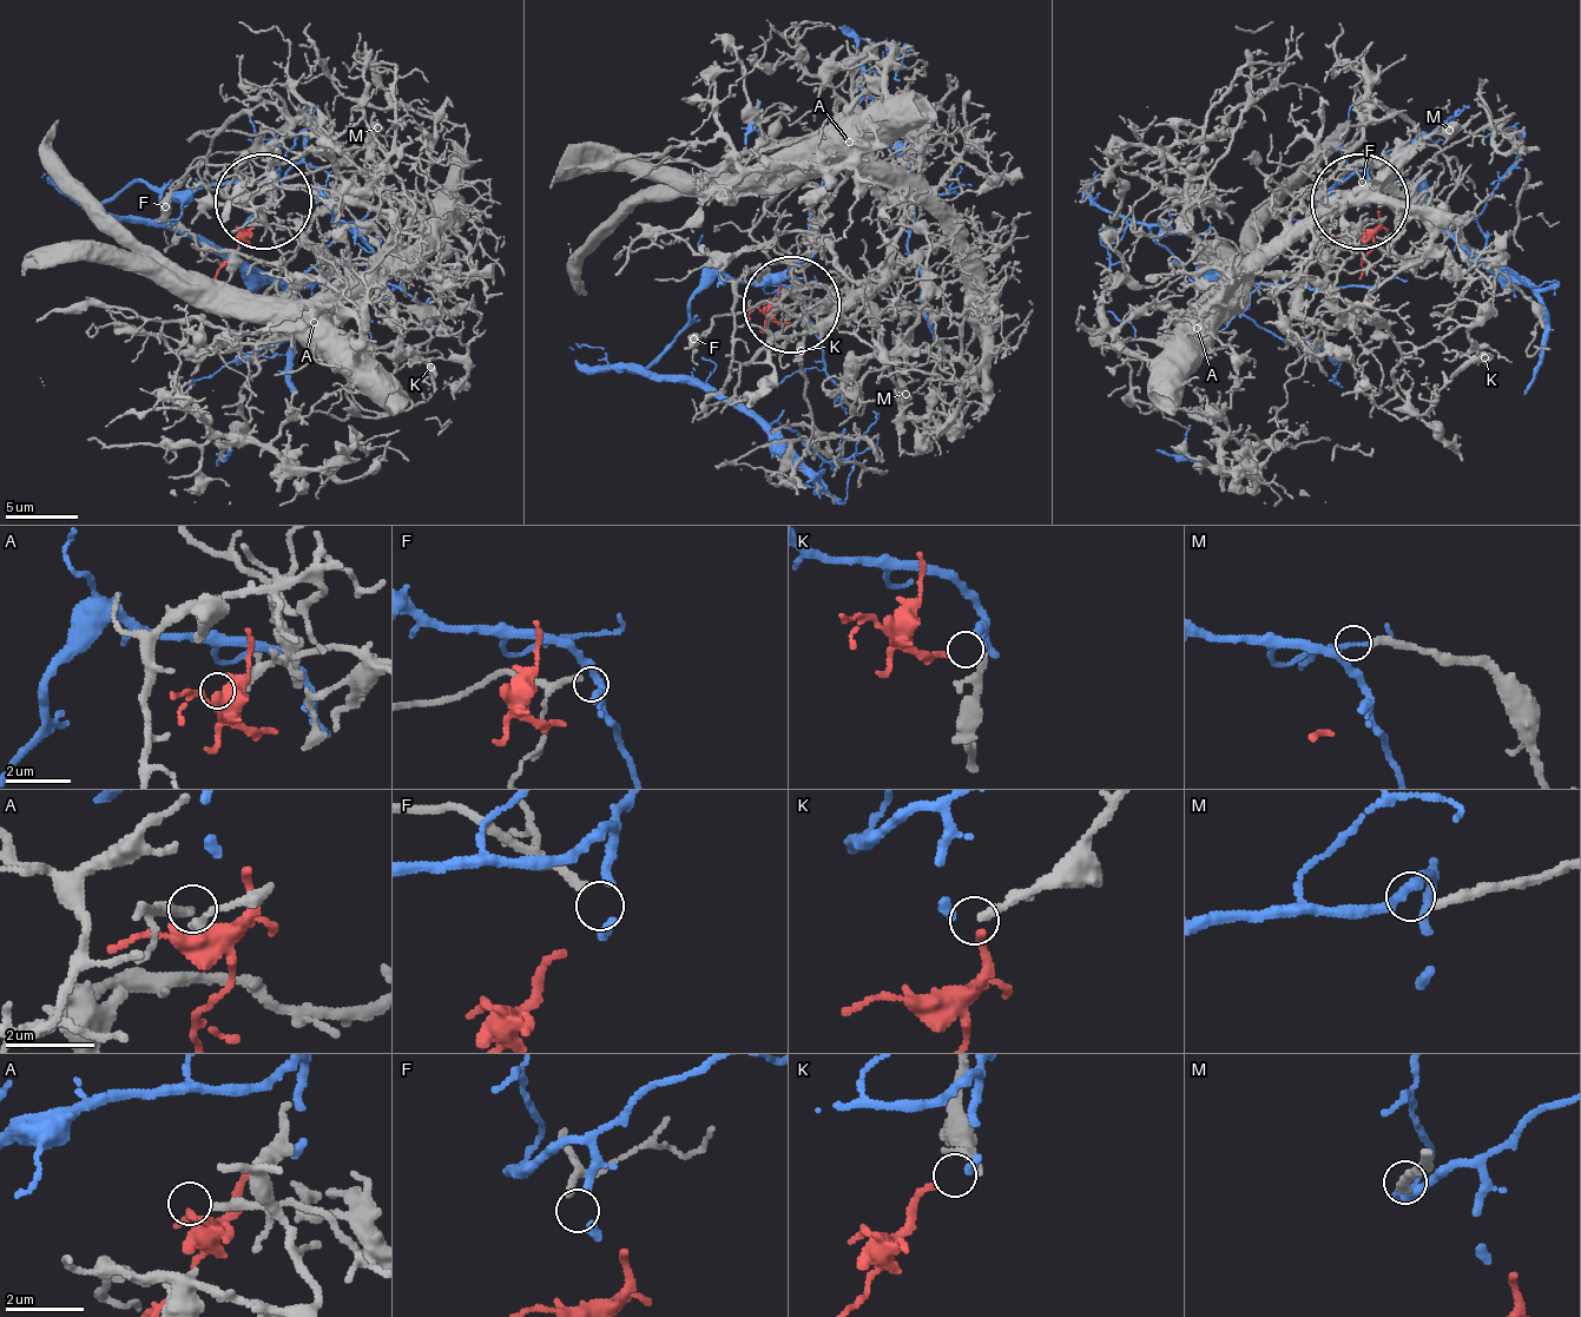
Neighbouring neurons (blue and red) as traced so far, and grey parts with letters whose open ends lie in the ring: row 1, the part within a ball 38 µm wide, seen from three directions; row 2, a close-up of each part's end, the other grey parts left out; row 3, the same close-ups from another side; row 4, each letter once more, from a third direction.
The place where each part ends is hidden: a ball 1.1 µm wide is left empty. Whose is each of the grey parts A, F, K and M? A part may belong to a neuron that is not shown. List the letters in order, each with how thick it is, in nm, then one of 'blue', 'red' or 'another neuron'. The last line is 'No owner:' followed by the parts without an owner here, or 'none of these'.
A: calibre 240 nm; another neuron
F: calibre 200 nm; another neuron
K: calibre 160 nm; another neuron
M: calibre 240 nm; blue
No owner: A, F, K

